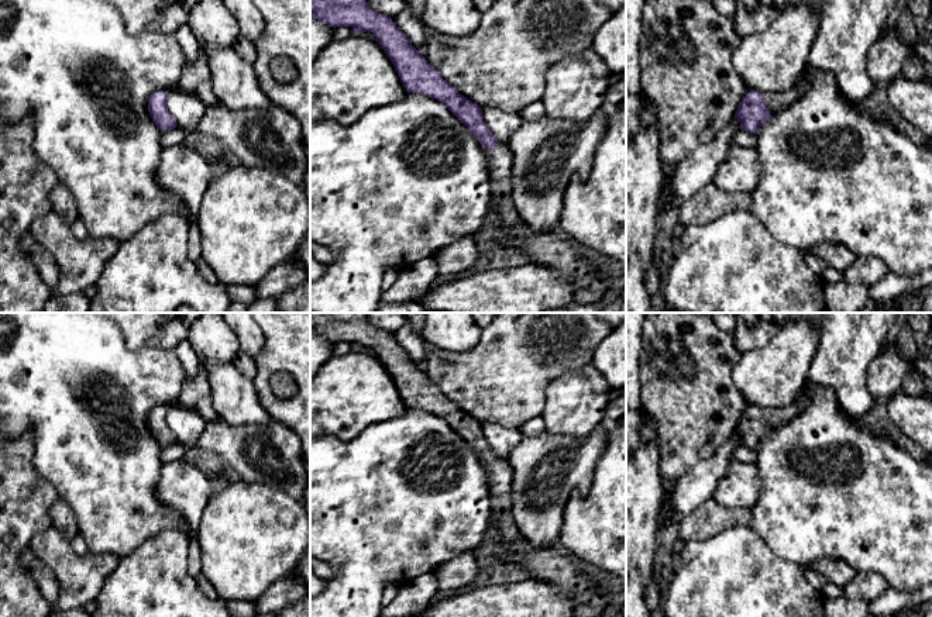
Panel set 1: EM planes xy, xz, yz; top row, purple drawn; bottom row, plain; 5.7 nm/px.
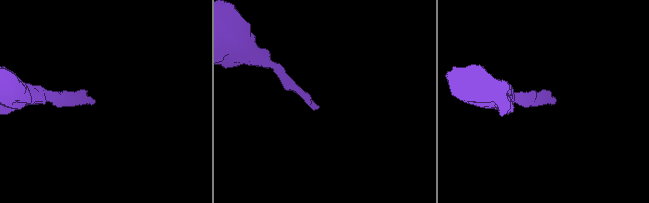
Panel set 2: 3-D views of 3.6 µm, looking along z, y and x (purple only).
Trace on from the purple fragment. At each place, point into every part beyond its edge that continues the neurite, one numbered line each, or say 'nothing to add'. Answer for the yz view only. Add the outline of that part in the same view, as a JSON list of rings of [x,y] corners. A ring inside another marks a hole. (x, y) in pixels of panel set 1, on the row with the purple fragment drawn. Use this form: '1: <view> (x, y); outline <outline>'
1: yz (774, 102); outline [[[802,85],[787,93],[766,93],[764,104],[770,113],[778,111],[791,106],[797,99],[799,99],[808,90],[808,85]]]

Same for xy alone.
nothing to add

